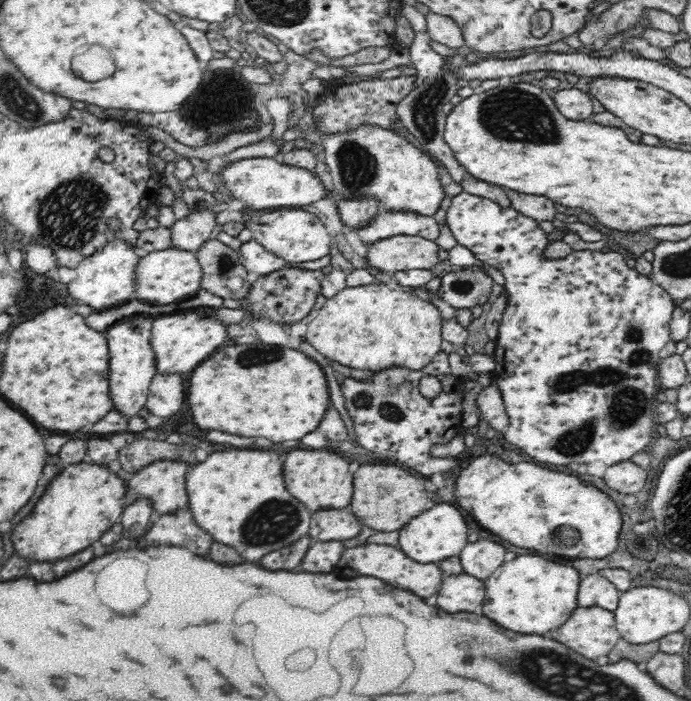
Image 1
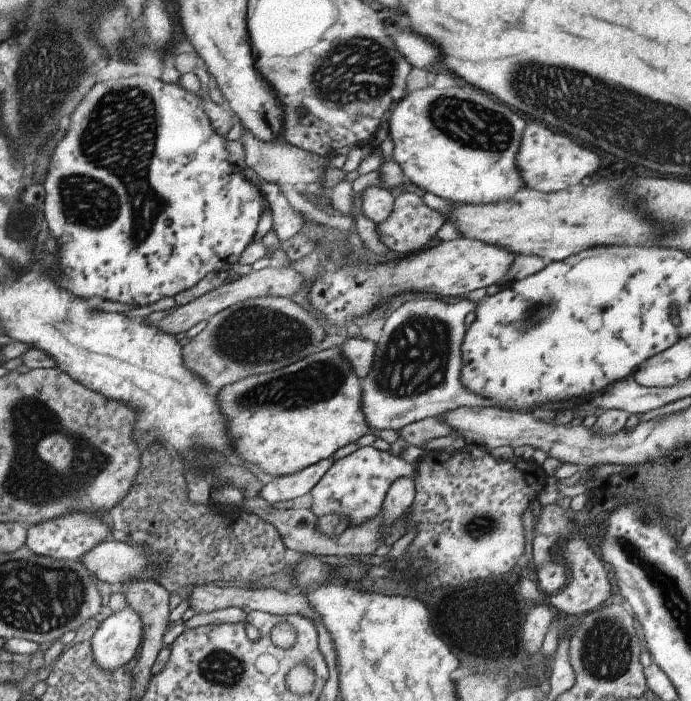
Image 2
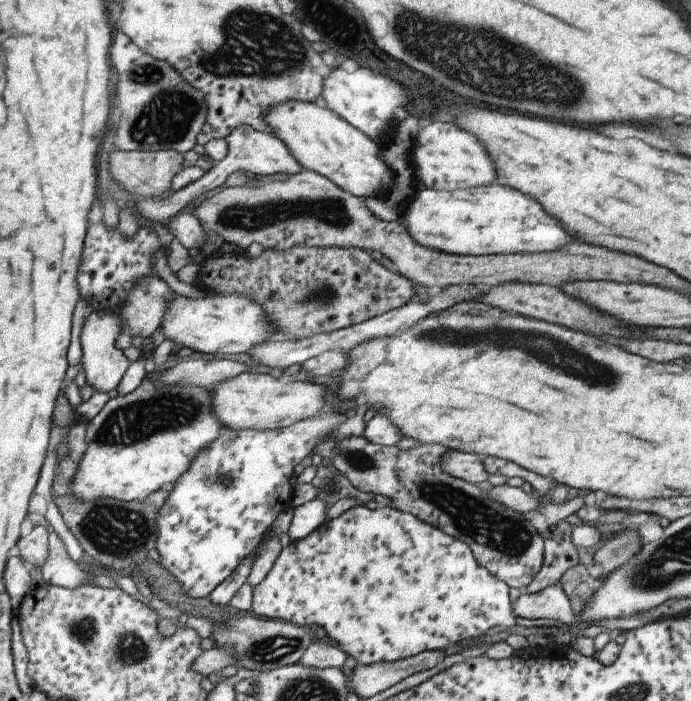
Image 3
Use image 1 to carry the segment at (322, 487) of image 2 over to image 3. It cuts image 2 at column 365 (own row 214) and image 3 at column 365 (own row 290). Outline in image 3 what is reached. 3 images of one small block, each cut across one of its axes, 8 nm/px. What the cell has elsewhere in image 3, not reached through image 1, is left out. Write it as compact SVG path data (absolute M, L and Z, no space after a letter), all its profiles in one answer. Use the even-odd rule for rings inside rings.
M357 505L345 509L334 519L326 520L315 530L309 532L304 539L290 542L288 546L282 547L265 578L252 586L252 601L249 612L258 617L275 618L300 627L309 628L312 625L319 635L325 634L331 638L336 647L346 656L351 656L357 665L372 665L373 663L392 663L399 659L415 656L420 652L445 649L462 641L479 637L491 627L506 629L517 625L515 616L509 609L510 600L507 595L507 588L508 586L502 580L490 575L485 568L477 564L469 547L460 540L446 535L426 522L421 522L412 514L401 512L395 508L378 505L376 509L369 510L363 505Z

